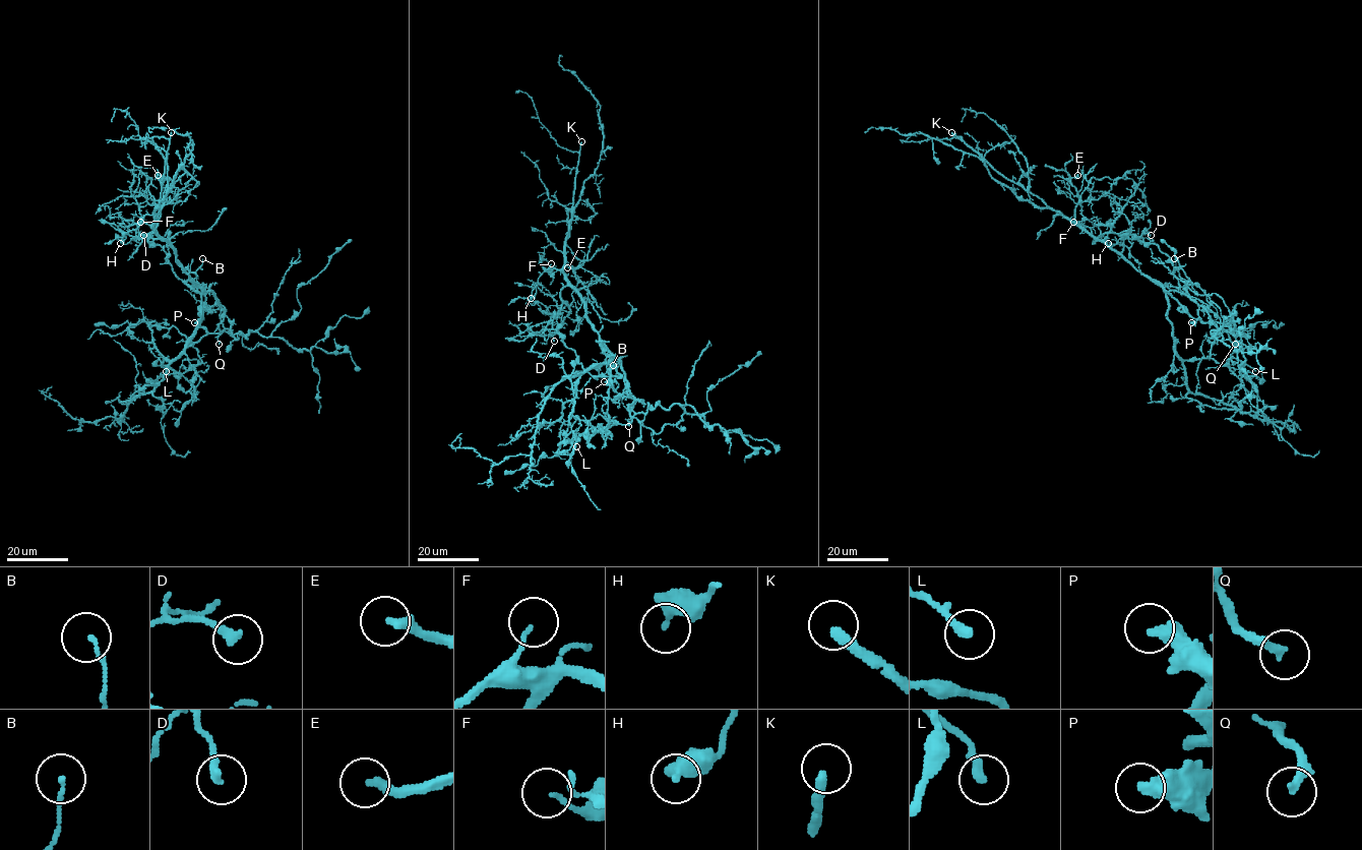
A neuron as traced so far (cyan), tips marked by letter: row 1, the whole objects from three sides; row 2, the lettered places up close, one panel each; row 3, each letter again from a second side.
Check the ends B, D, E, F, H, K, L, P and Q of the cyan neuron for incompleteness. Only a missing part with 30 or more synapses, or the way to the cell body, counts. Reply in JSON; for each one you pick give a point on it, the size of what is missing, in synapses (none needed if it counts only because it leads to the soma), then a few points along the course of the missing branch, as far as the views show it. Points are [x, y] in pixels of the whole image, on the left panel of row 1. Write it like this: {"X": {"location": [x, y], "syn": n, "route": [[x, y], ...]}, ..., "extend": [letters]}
{"K": {"location": [171, 132], "route": [[171, 132], [164, 95], [185, 85], [190, 78], [171, 69]]}, "extend": ["K"]}

